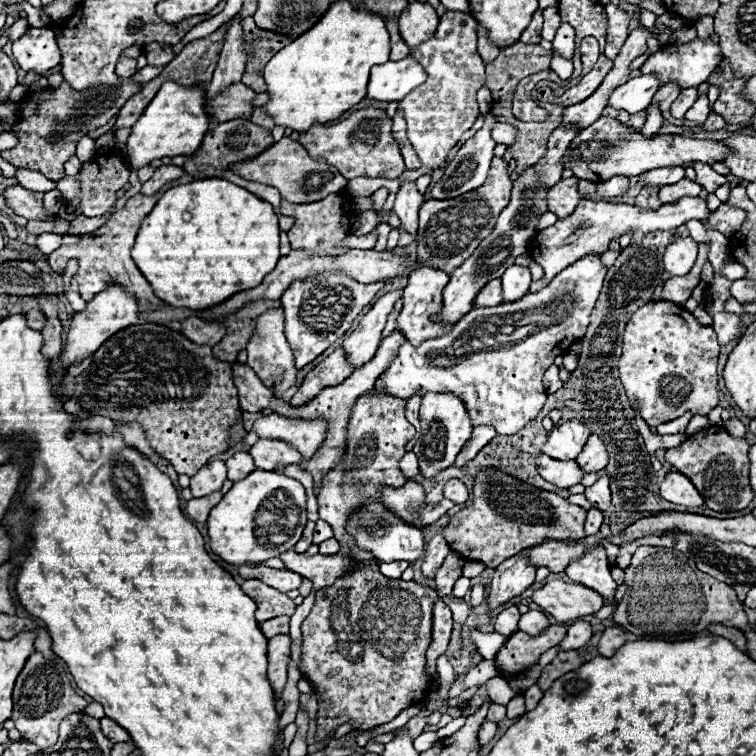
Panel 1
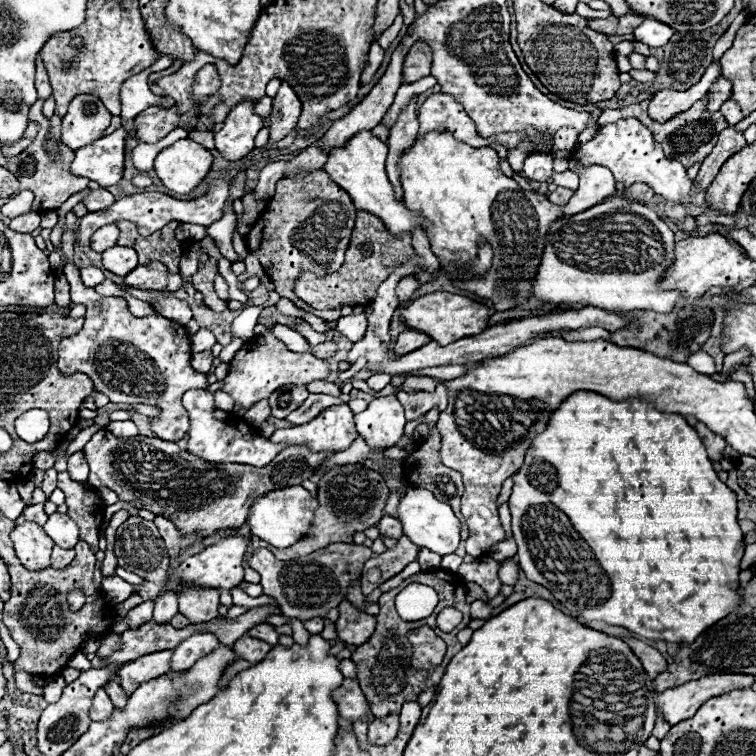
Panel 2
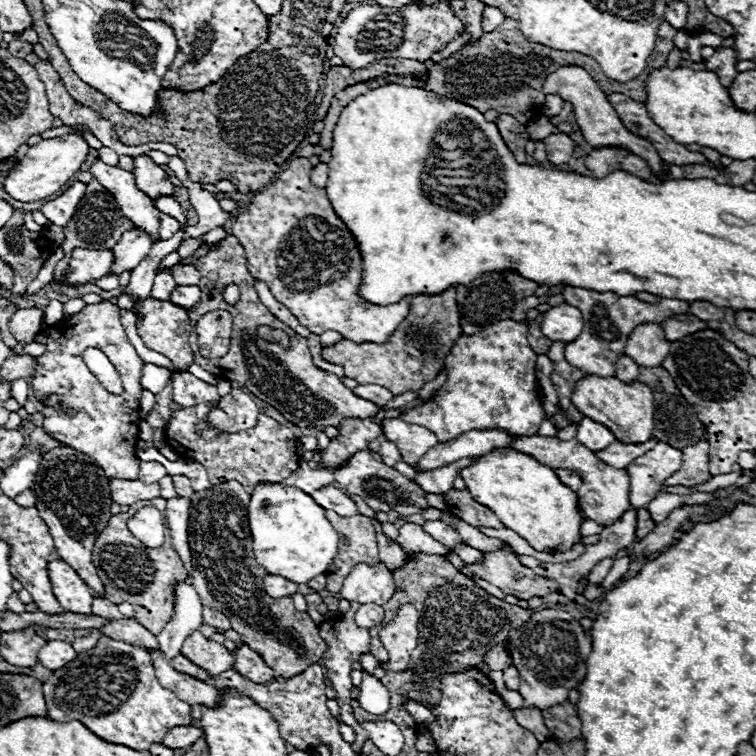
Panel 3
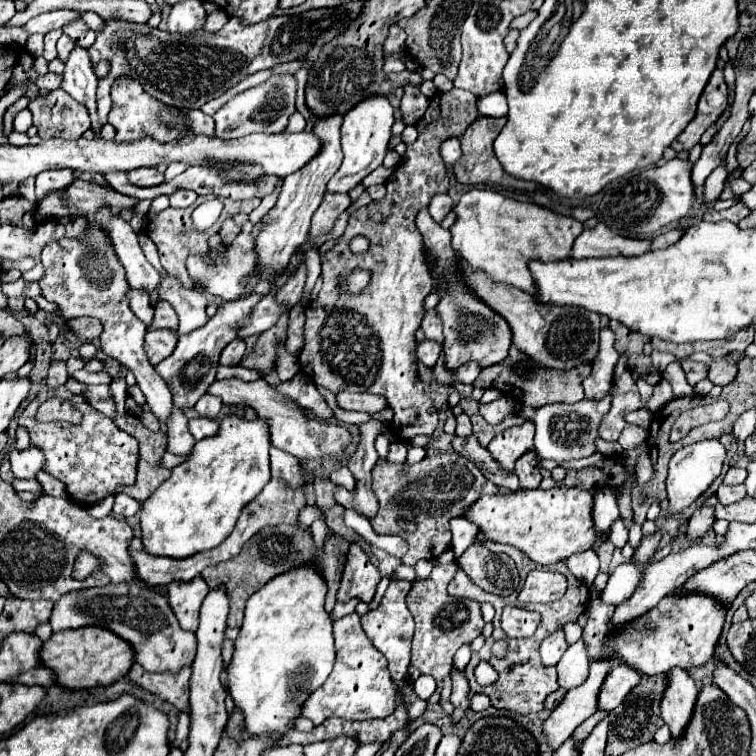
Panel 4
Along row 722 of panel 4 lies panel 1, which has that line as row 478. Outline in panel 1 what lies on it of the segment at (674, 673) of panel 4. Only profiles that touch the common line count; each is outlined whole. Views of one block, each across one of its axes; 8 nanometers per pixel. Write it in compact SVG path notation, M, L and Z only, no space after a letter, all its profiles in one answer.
M672 472L670 476L664 478L664 482L660 486L660 496L672 504L680 504L680 506L688 506L688 508L704 504L702 496L694 488L694 484L680 472Z

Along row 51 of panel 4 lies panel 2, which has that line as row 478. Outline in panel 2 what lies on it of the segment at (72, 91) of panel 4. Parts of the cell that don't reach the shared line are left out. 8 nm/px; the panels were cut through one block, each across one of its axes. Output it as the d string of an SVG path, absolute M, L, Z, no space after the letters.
M78 450L68 458L68 472L76 482L88 480L88 462L84 456L84 450Z

